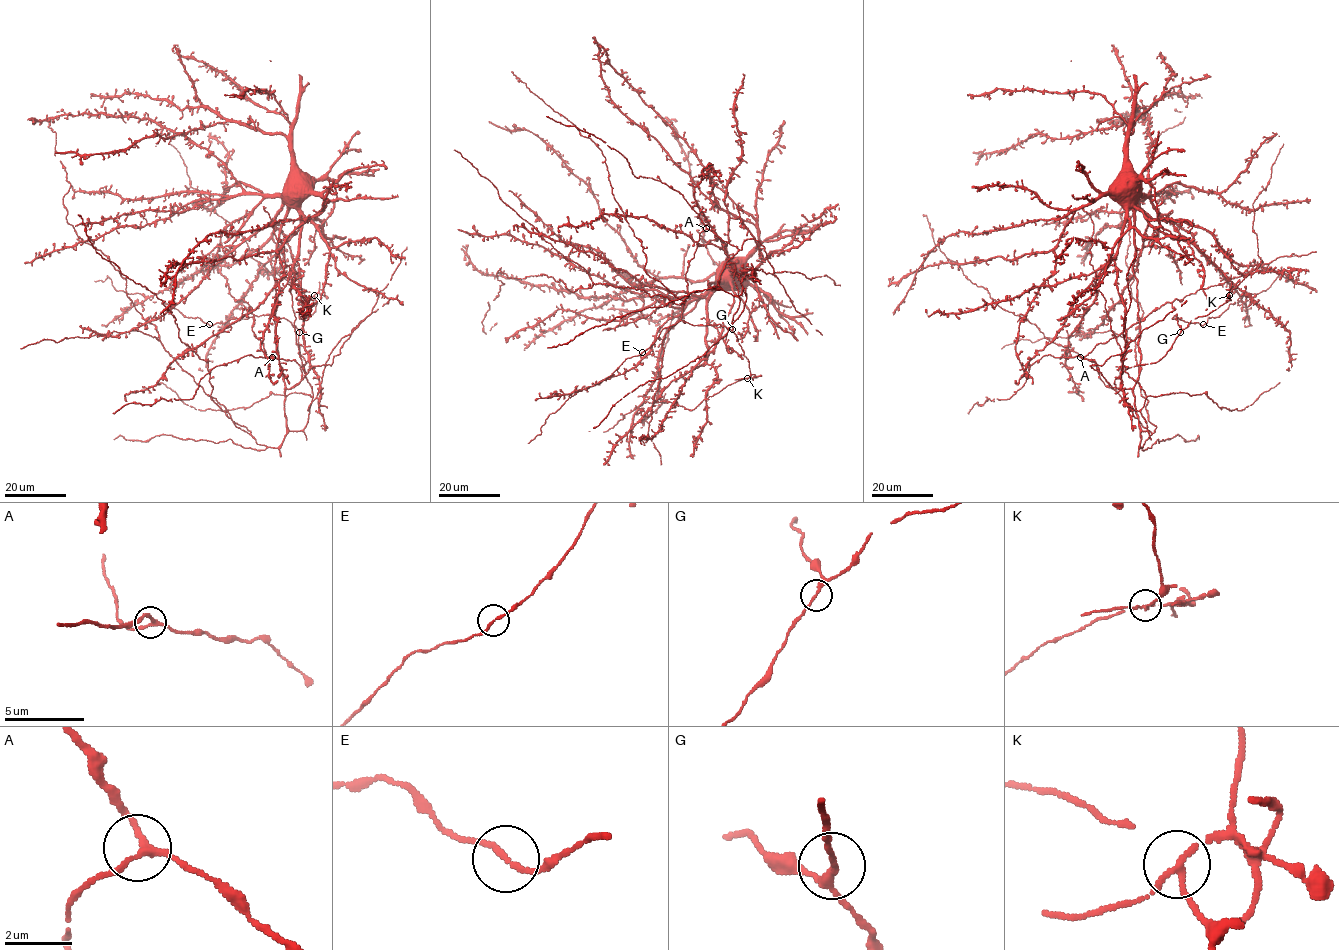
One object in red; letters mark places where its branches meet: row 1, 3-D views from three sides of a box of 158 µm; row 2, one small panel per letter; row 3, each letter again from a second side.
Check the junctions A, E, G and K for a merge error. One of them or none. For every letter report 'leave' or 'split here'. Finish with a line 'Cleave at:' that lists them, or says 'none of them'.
A: leave
E: leave
G: leave
K: split here
Cleave at: K

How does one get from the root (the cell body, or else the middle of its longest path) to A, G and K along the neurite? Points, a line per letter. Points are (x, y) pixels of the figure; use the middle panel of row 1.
A: (730, 264), (722, 262), (722, 279), (708, 281), (709, 288), (717, 285), (725, 263), (739, 249), (706, 228)
G: (730, 264), (722, 262), (722, 279), (708, 281), (708, 288), (734, 263), (739, 305), (733, 329)
K: (730, 264), (723, 261), (719, 267), (718, 285), (707, 302), (706, 362), (717, 377), (706, 397), (747, 378)

